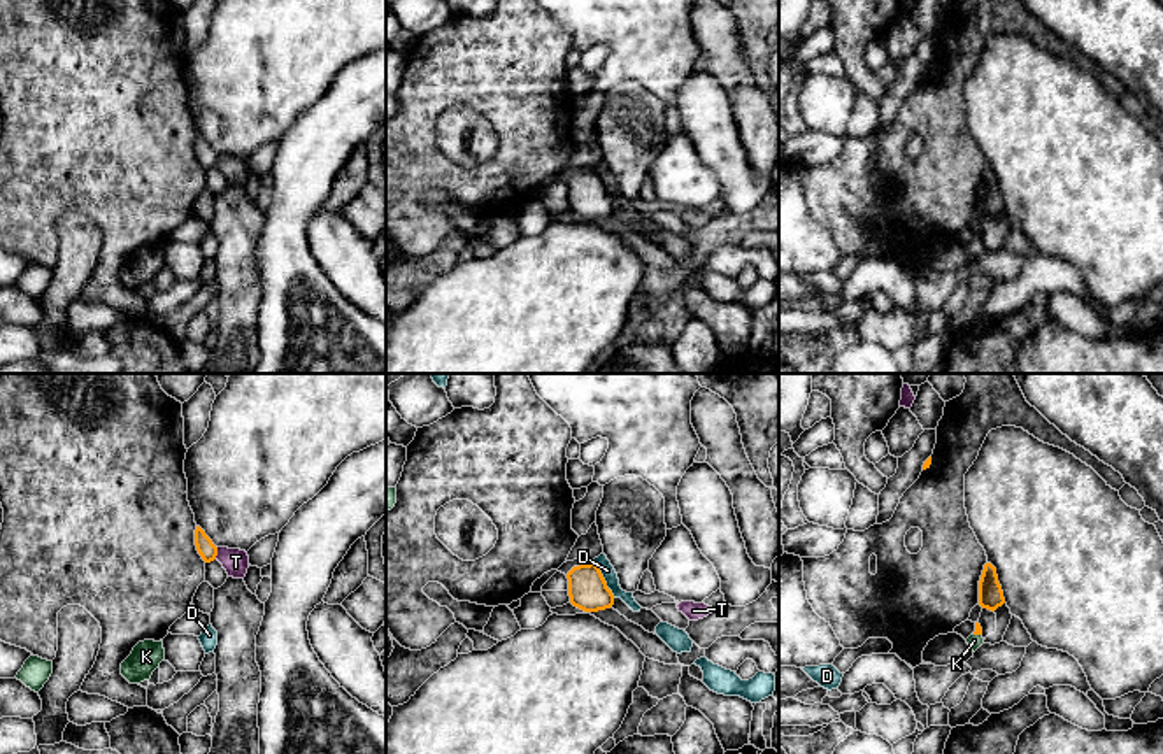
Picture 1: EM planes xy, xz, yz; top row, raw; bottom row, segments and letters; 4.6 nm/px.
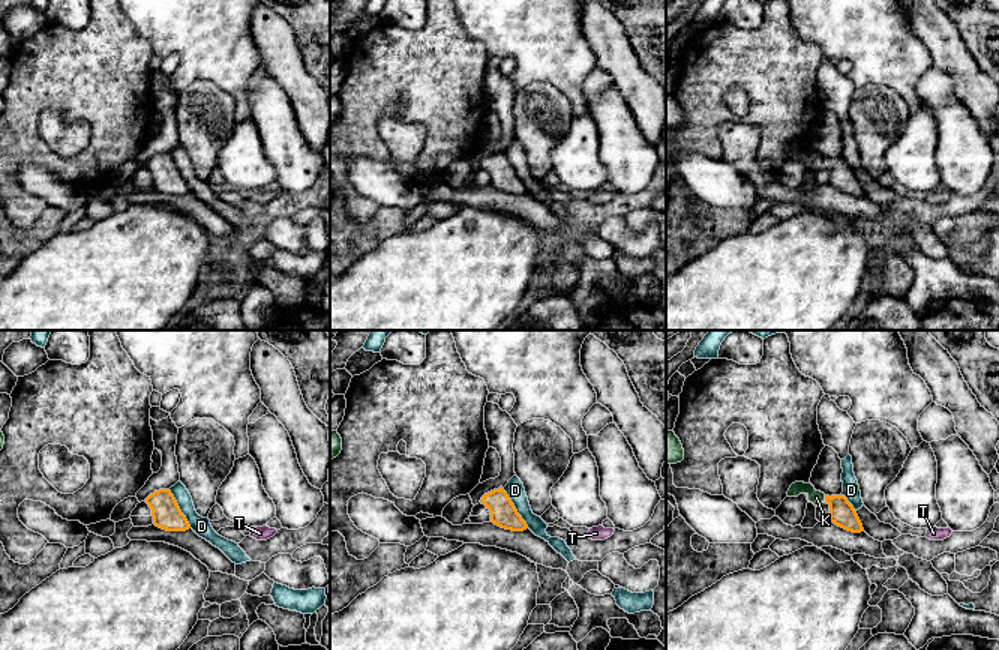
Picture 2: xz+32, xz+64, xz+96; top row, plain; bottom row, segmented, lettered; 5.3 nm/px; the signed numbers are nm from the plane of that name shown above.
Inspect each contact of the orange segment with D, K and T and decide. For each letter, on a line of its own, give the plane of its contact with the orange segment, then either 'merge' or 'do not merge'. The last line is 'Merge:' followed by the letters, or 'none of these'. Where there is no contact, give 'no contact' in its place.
D: xz | do not merge
K: yz | merge
T: xy | do not merge
Merge: K

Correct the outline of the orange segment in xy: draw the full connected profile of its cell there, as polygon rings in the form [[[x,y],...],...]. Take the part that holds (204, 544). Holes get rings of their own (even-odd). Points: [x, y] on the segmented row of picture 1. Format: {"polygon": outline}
{"polygon": [[[196,526],[195,530],[195,545],[205,563],[216,559],[218,547],[212,544],[212,540],[205,535],[205,531],[200,526]]]}

